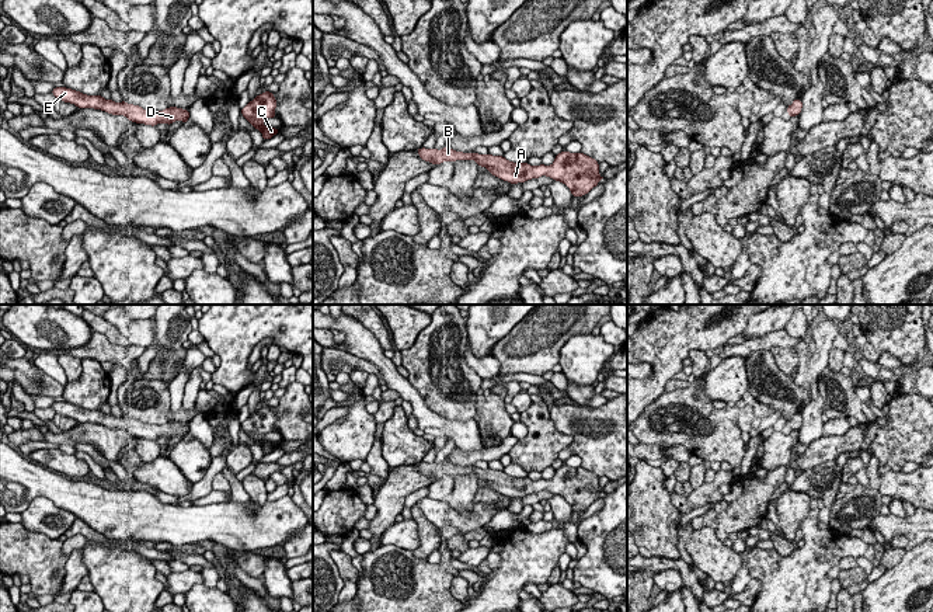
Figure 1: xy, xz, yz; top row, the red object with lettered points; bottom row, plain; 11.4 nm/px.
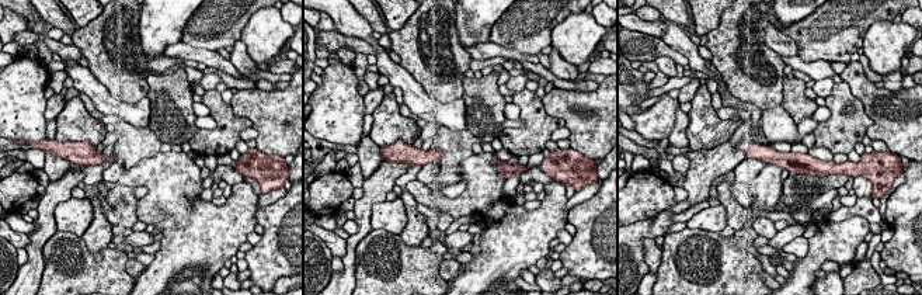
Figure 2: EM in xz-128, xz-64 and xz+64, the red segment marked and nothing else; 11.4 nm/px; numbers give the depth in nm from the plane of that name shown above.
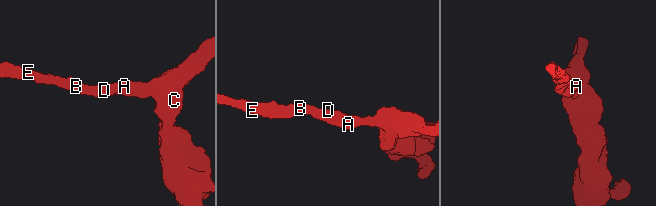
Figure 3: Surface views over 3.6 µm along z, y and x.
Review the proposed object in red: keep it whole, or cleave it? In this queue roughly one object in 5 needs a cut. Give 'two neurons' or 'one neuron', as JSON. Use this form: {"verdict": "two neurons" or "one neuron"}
{"verdict": "one neuron"}

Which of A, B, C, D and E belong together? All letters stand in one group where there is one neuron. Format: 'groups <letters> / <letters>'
groups A B C D E

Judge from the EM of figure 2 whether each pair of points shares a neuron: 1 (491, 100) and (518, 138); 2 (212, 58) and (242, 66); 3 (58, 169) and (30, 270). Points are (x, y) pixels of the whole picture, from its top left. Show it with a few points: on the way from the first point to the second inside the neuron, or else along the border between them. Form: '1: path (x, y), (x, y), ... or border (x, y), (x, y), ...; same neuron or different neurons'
1: border (503, 129), (498, 138); different neurons
2: border (229, 61), (242, 75); different neurons
3: border (72, 165), (56, 180), (49, 181); different neurons

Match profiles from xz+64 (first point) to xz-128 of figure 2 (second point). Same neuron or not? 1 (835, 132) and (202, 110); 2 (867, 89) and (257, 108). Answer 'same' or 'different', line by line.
1: different
2: same

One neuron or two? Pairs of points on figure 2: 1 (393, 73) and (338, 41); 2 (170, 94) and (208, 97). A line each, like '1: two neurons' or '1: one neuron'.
1: two neurons
2: two neurons

